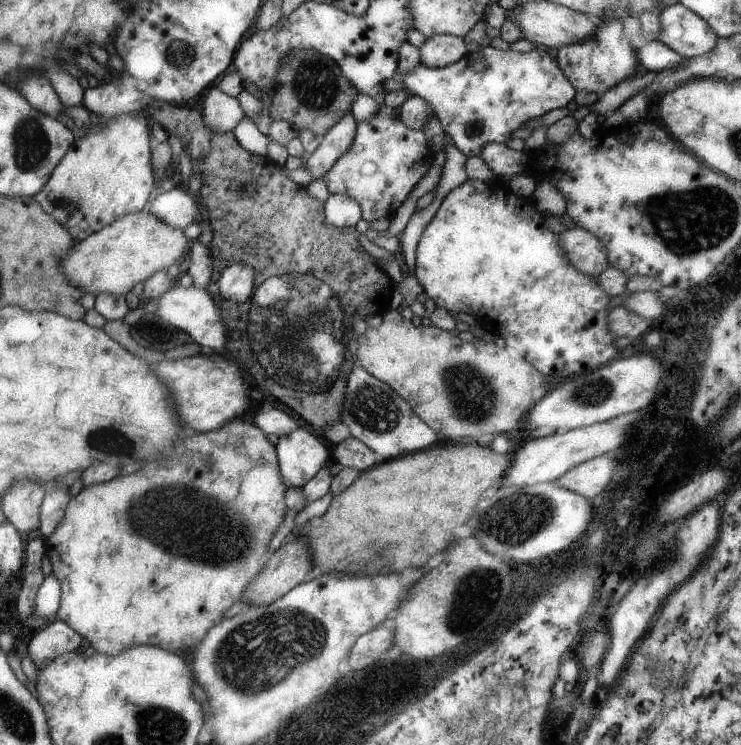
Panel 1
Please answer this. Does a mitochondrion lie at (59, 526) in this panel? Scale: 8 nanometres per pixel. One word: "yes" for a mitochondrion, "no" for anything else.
no

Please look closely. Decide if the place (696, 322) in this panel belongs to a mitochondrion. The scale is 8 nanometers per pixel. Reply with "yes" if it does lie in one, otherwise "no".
no

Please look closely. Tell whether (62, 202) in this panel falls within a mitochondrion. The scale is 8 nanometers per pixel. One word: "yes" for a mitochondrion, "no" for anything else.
yes

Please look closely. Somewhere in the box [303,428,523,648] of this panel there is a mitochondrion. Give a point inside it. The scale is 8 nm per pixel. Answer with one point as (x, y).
(467, 590)

